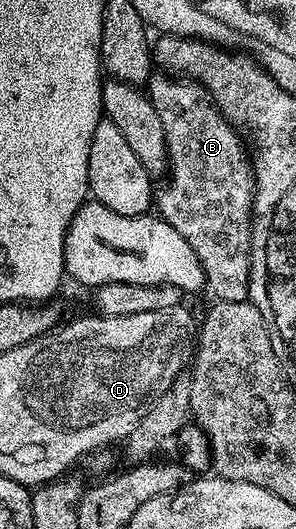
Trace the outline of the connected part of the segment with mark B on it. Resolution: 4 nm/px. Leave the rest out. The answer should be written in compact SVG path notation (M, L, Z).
M155 73L145 84L145 94L153 109L157 109L157 117L161 117L169 164L167 184L153 195L158 218L173 225L173 229L193 245L193 253L197 253L205 269L206 290L211 290L218 302L248 302L251 294L251 203L255 200L255 172L248 148L202 83Z

